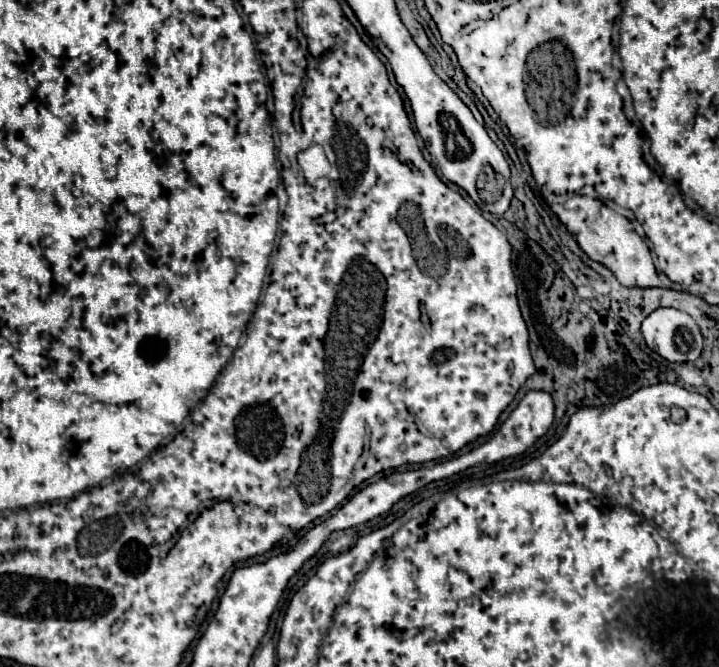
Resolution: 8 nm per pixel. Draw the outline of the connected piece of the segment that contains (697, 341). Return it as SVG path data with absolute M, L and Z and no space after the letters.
M659 307L641 325L645 343L667 361L693 361L701 355L703 337L695 319L673 307Z

